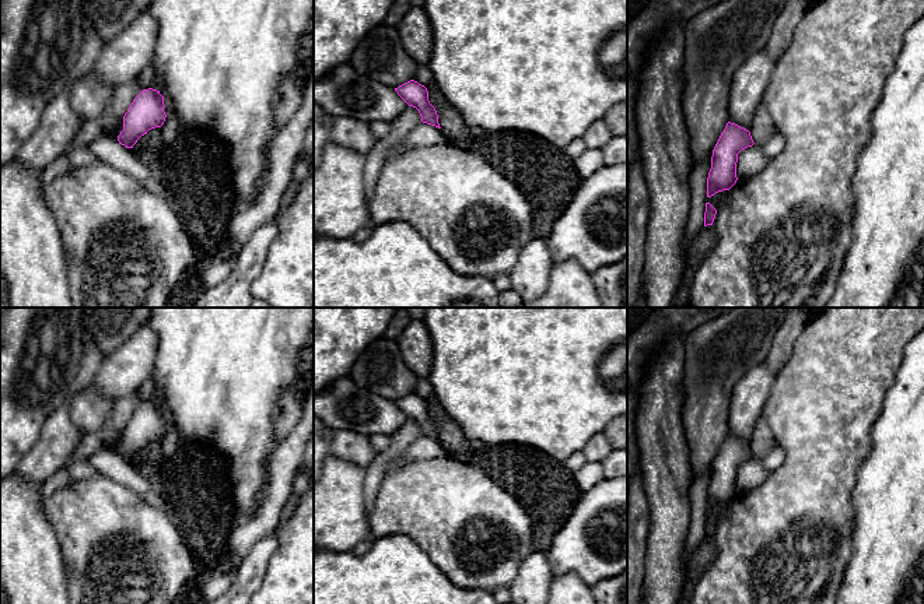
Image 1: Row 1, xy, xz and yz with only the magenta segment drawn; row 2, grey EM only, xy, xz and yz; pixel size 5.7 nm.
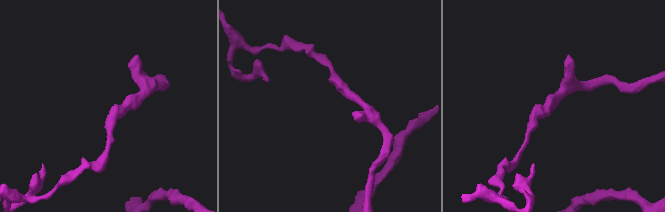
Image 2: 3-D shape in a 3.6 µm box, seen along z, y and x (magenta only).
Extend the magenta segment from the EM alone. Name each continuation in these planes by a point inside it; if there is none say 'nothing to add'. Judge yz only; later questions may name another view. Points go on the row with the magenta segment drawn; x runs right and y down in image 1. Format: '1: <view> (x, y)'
nothing to add

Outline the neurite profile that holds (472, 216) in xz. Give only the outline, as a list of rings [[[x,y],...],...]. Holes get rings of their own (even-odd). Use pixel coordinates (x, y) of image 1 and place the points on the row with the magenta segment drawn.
[[[454,141],[409,148],[385,161],[367,206],[371,225],[407,222],[461,275],[494,280],[508,274],[521,249],[535,238],[532,206],[519,187],[468,144]]]

